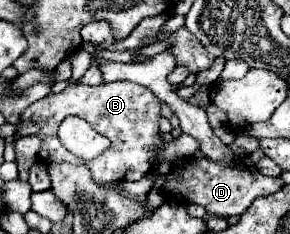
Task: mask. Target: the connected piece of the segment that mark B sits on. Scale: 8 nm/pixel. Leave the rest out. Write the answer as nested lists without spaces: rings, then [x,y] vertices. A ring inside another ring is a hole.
[[[110,82],[110,84],[72,84],[60,94],[52,94],[42,98],[26,108],[20,116],[20,124],[16,128],[18,136],[40,136],[42,148],[38,158],[44,164],[86,164],[90,168],[92,180],[98,184],[104,182],[124,182],[124,180],[140,180],[146,172],[150,172],[160,160],[150,152],[150,146],[162,144],[160,130],[160,100],[140,84],[134,82]],[[66,116],[78,116],[86,120],[98,134],[106,136],[112,144],[98,158],[84,162],[82,158],[68,152],[58,140],[58,126]]]

